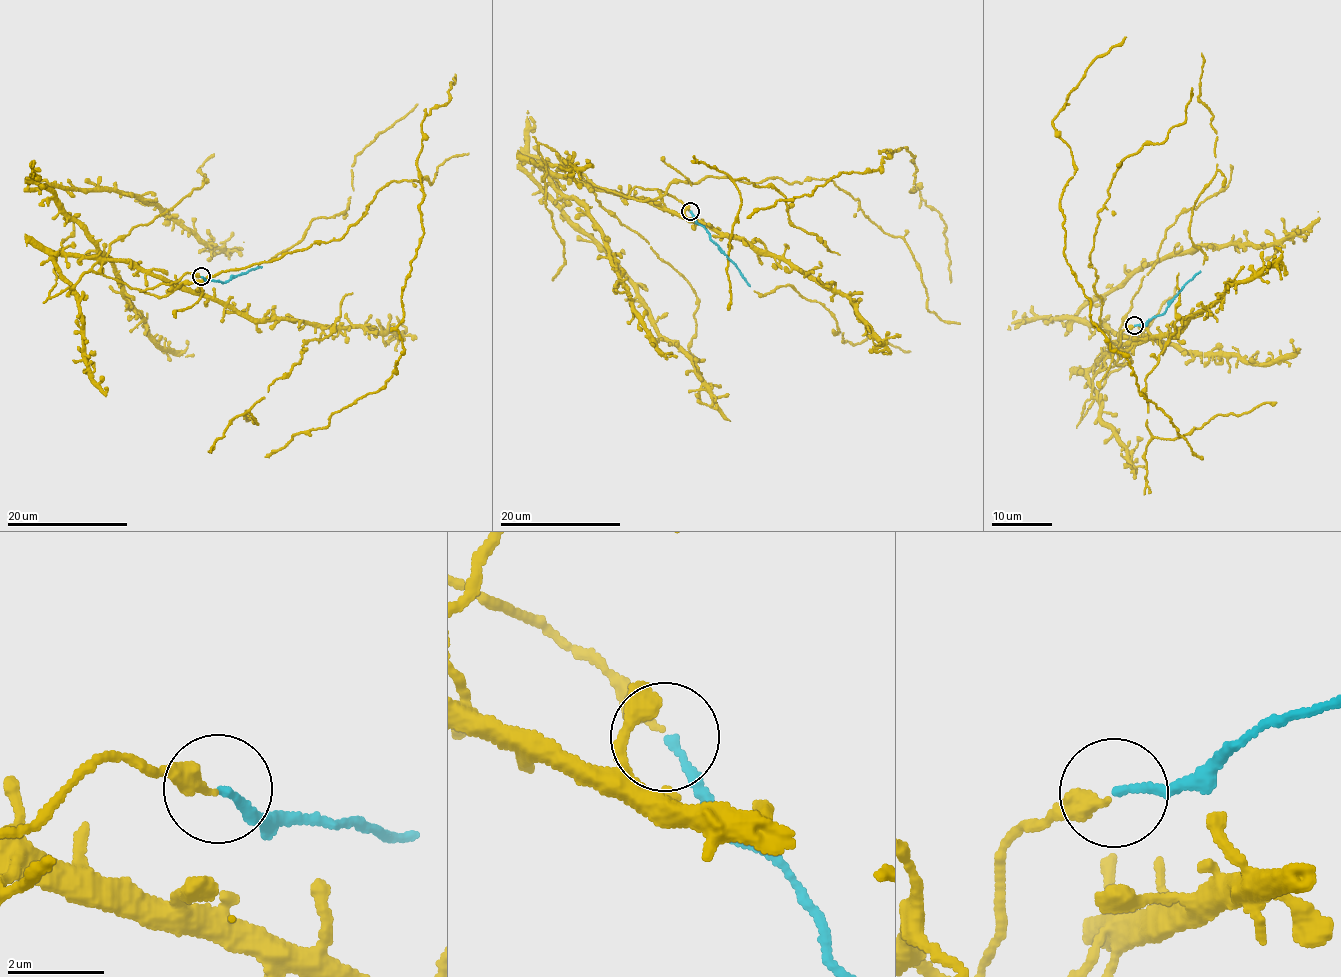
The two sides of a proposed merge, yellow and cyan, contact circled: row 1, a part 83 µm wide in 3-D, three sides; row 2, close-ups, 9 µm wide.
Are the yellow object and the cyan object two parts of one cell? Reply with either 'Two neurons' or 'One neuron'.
One neuron

